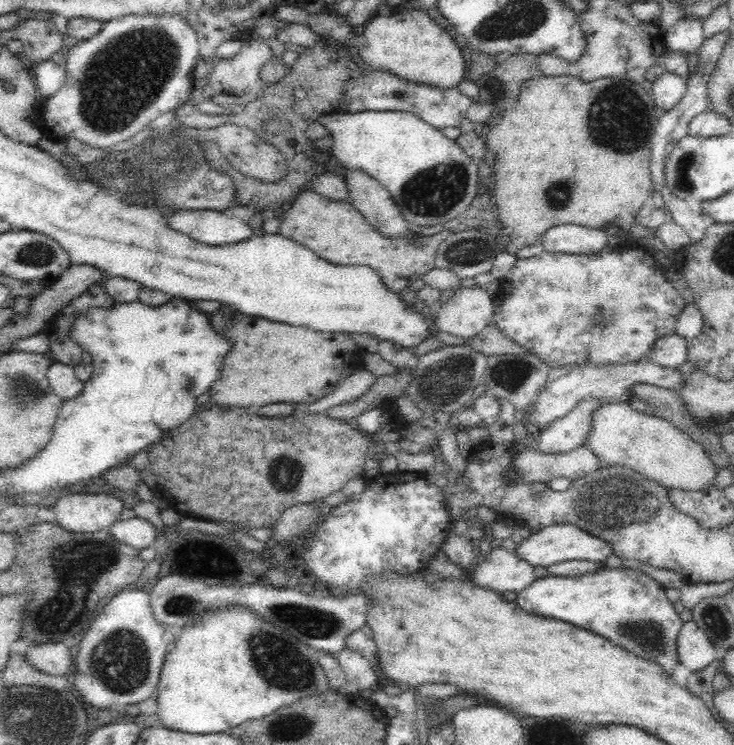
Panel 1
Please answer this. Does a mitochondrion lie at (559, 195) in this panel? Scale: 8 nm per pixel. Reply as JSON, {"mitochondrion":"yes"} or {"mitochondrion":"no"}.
{"mitochondrion":"yes"}

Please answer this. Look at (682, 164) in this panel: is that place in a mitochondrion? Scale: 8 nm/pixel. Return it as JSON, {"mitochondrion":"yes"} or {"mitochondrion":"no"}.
{"mitochondrion":"yes"}

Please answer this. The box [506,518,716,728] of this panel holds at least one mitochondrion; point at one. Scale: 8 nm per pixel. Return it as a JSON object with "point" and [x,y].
{"point":[652,638]}

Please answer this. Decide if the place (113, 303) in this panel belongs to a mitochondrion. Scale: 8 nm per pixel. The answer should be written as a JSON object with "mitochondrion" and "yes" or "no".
{"mitochondrion":"no"}

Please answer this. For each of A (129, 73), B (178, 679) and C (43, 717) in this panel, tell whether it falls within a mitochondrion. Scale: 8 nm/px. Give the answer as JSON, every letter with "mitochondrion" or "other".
{"A":"mitochondrion","B":"other","C":"mitochondrion"}

